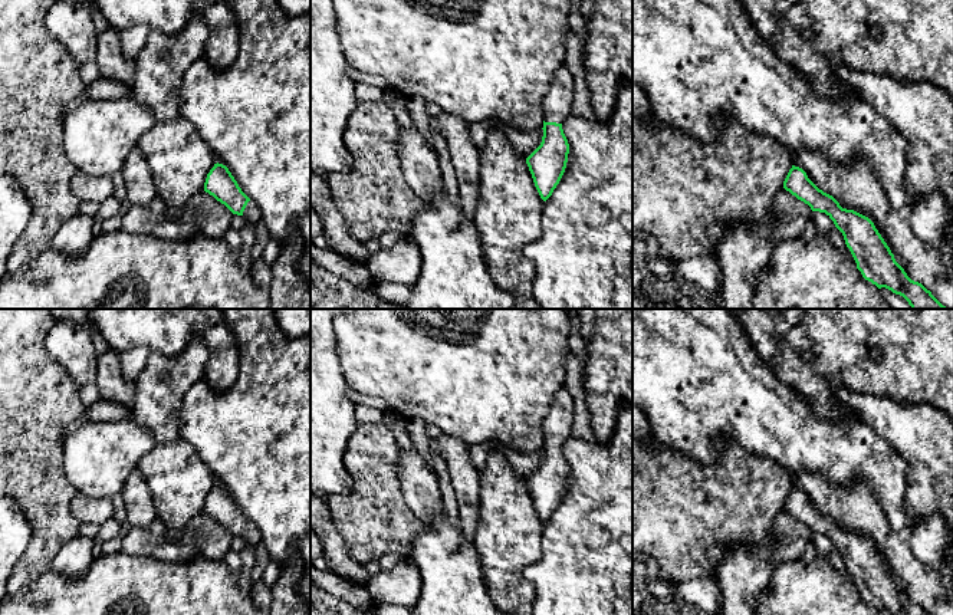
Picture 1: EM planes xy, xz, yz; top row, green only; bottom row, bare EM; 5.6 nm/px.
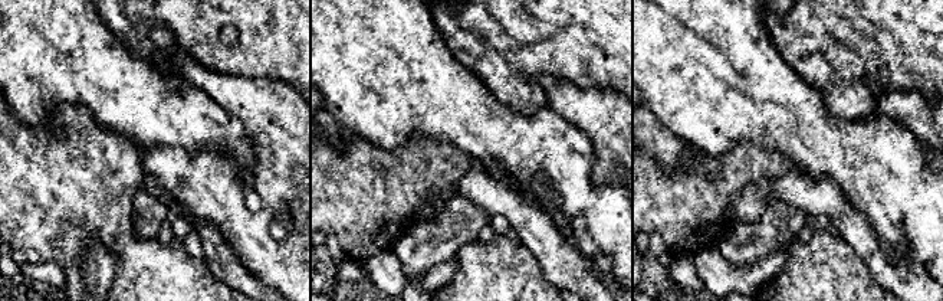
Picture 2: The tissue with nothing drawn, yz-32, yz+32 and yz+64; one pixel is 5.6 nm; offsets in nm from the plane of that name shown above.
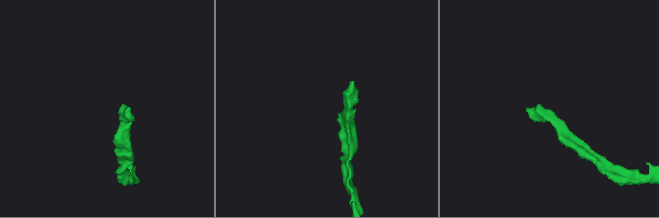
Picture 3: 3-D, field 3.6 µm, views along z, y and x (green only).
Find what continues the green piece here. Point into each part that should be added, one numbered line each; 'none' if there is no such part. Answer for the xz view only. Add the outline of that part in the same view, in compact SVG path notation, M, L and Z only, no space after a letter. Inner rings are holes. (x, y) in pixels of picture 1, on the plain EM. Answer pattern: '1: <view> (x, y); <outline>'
1: xz (556, 427); M563 385L553 395L542 422L543 443L563 445L572 437L575 401Z

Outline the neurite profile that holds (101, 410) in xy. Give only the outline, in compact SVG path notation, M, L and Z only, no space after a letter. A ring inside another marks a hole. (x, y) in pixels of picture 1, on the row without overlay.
M99 398L85 414L88 421L119 421L132 417L132 411L116 402Z

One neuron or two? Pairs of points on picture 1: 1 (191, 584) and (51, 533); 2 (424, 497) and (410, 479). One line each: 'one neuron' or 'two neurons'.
1: two neurons
2: one neuron

